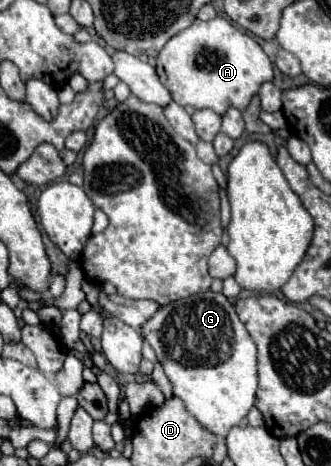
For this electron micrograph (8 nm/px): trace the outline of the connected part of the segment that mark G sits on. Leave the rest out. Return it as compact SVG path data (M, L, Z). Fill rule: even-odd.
M198 293L188 299L180 299L176 303L164 305L156 311L156 315L144 323L142 335L156 351L158 361L164 367L166 377L174 387L174 395L184 401L184 407L196 421L218 437L226 437L232 427L236 427L252 409L258 388L256 369L257 348L248 335L244 323L238 319L234 307L222 293Z

